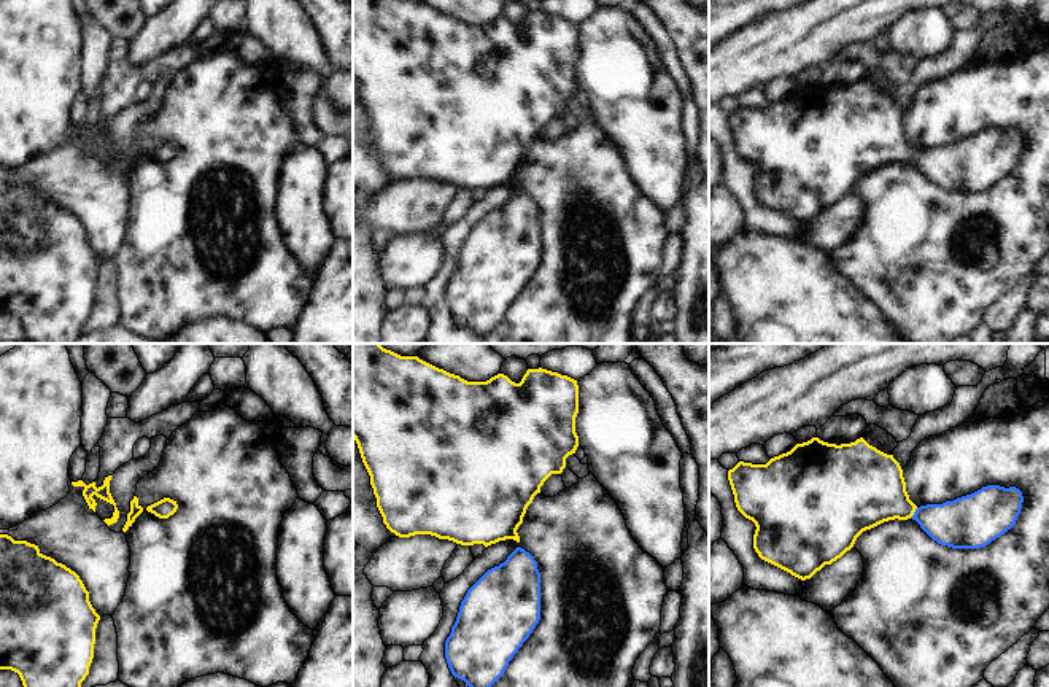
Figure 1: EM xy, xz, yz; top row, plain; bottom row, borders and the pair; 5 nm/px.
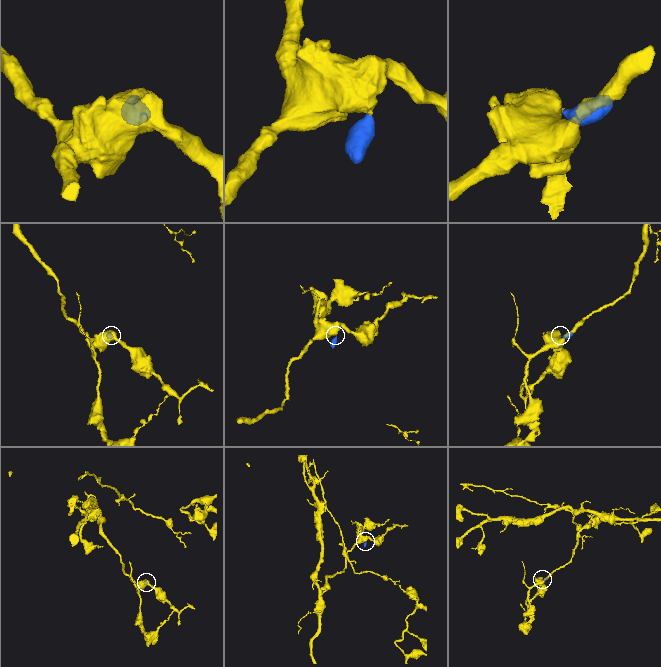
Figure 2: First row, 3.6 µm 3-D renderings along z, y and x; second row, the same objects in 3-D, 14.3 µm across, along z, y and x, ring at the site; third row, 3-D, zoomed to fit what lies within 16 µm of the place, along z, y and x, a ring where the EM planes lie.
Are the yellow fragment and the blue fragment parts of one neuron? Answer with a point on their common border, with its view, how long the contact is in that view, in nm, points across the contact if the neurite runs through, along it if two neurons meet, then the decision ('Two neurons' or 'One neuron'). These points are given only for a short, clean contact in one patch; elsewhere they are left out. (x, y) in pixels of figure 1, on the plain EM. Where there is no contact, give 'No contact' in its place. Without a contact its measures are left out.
Touches yellow at yz (914, 155). Shared border 70 nm. Path across: yz (870, 134), (914, 155), (944, 167), (962, 167). One neuron.

